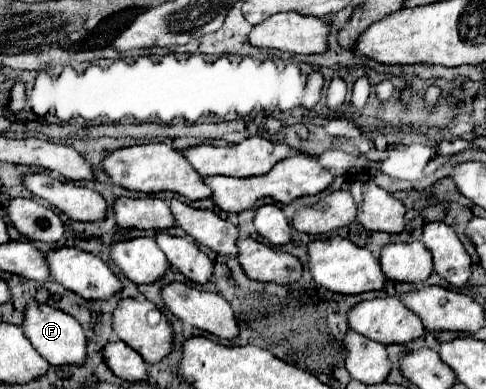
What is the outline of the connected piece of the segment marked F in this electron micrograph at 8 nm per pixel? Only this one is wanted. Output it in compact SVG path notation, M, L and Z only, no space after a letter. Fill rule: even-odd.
M27 304L23 310L23 324L21 324L23 334L29 338L31 346L51 364L51 366L61 366L61 364L81 364L87 356L85 350L85 336L81 324L69 316L63 310L57 310L49 304Z

